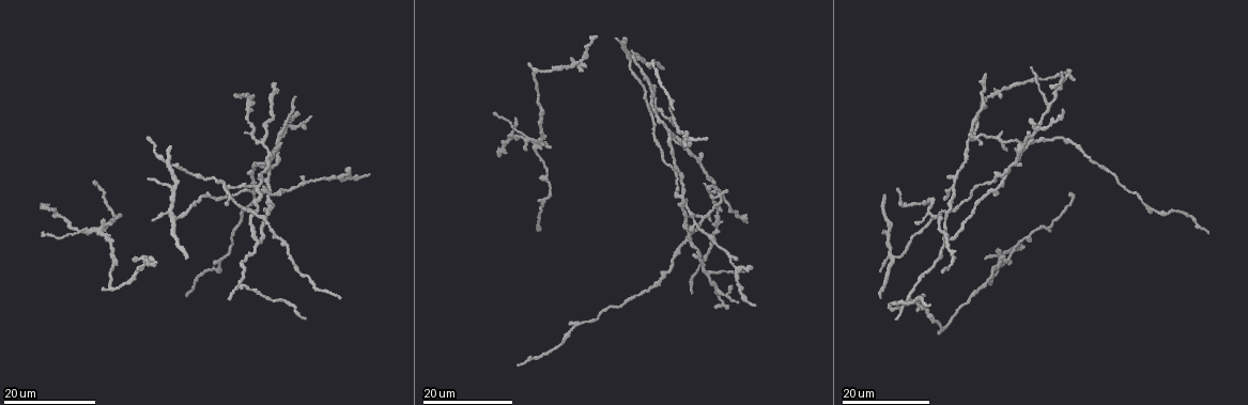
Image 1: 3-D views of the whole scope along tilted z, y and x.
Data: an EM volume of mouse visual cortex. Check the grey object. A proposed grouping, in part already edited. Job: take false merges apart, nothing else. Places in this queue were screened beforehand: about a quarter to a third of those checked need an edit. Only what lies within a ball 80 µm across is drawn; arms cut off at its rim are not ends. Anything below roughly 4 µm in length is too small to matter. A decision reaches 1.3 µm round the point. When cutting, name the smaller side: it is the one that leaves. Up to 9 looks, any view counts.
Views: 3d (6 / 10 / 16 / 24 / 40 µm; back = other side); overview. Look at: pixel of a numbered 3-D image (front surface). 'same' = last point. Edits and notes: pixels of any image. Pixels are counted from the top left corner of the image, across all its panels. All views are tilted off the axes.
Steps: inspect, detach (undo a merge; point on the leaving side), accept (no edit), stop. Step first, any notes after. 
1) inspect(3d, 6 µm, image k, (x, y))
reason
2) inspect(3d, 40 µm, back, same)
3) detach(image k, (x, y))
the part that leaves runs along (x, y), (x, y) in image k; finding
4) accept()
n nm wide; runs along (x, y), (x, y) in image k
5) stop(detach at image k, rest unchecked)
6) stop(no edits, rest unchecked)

inspect(3d, 24 µm, image 1, (267, 198))
three arms meet

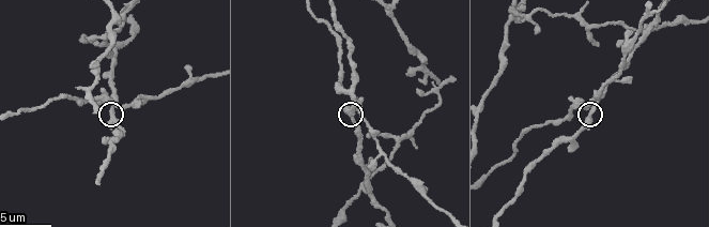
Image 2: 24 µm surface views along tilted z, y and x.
inspect(3d, 10 µm, image 2, (351, 117))

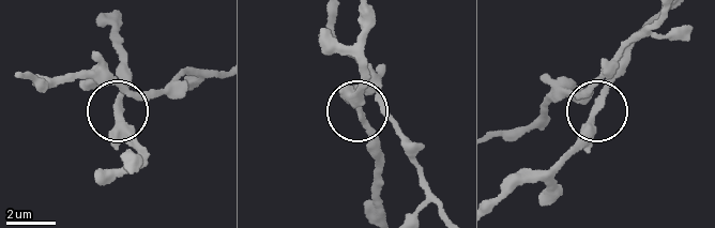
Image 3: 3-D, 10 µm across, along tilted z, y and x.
accept()
one cell here

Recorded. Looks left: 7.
inspect(3d, 16 µm, image 1, (278, 136))
a fork

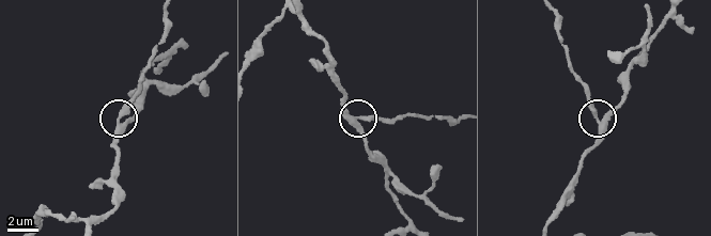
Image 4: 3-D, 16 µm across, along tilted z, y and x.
inspect(3d, 10 µm, image 4, (602, 119))

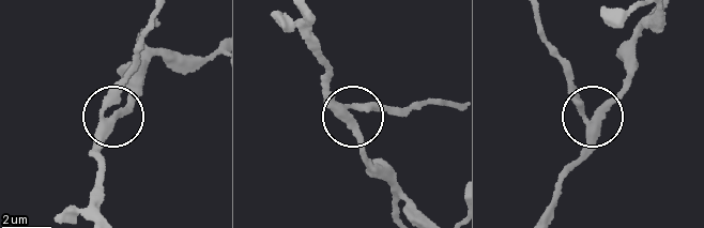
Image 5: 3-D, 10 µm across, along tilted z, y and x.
inspect(3d, 10 µm, back, image 5, (352, 121))
from behind

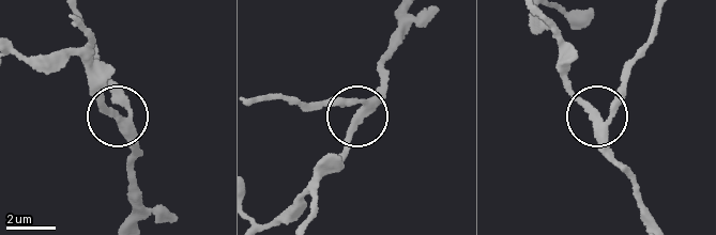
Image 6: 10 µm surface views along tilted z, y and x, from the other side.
accept()
3 arms; all the same cell

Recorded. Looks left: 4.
inspect(3d, 10 µm, image 2, (370, 195))
four-way junction

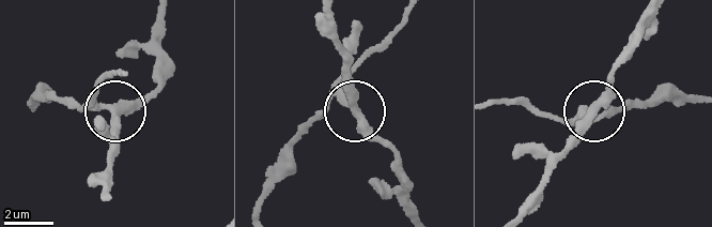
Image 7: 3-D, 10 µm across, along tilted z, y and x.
inspect(3d, 10 µm, back, image 7, (109, 107))

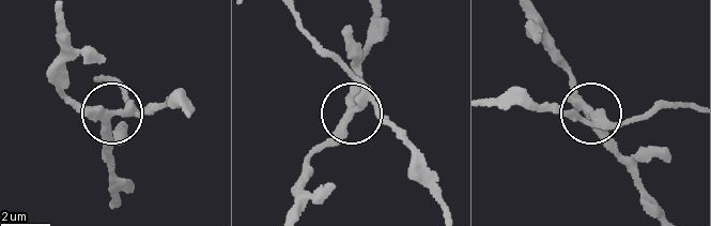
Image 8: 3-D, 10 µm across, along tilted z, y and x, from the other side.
detach(image 8, (150, 110))
side arm 22 µm; 4 arms; a second cell is stuck on

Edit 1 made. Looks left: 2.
stop(detach at image 8, rest unchecked)

